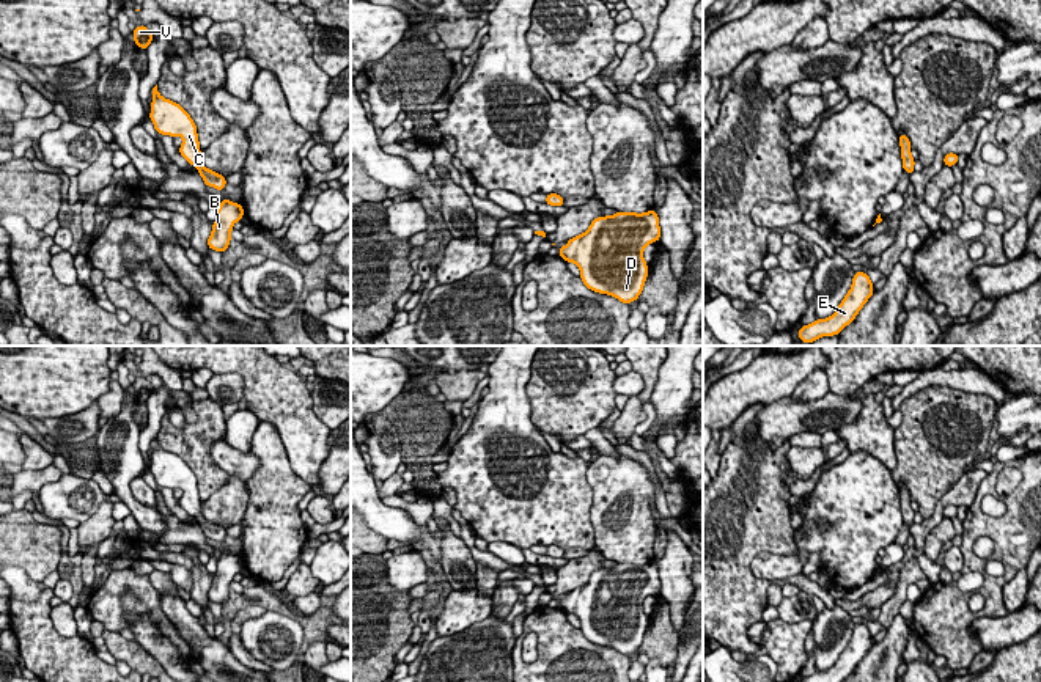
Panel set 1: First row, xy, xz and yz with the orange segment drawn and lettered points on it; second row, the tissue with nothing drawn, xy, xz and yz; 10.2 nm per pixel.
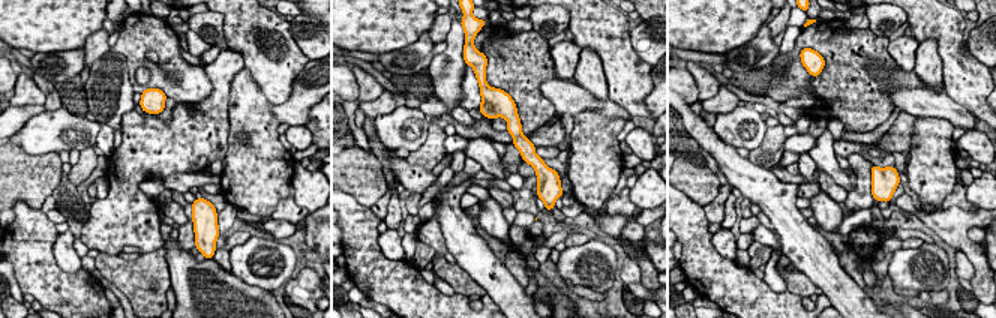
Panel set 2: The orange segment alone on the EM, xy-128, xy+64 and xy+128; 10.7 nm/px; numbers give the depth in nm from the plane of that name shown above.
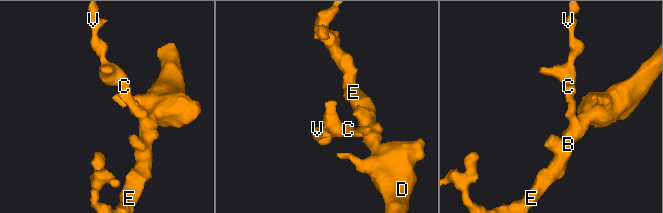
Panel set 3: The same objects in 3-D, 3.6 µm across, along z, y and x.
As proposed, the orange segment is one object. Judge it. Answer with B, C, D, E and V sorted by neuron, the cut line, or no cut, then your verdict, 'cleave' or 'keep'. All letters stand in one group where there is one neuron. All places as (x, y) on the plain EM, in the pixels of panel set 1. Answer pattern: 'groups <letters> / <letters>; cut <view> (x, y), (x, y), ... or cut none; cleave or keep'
groups B C D E V; cut none; keep

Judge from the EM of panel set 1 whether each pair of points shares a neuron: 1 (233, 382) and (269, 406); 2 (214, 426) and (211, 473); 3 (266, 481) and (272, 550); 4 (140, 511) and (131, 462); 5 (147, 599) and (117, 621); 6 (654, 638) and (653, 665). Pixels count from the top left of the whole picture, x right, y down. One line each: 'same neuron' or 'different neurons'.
1: different neurons
2: same neuron
3: same neuron
4: same neuron
5: same neuron
6: different neurons

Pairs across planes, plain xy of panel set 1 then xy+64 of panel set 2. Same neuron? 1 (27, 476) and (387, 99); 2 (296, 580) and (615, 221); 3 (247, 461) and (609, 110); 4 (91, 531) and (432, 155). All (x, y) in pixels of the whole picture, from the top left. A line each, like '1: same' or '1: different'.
1: same
2: different
3: same
4: same

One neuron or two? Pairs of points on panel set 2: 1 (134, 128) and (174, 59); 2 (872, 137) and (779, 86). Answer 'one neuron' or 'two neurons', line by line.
1: two neurons
2: two neurons

